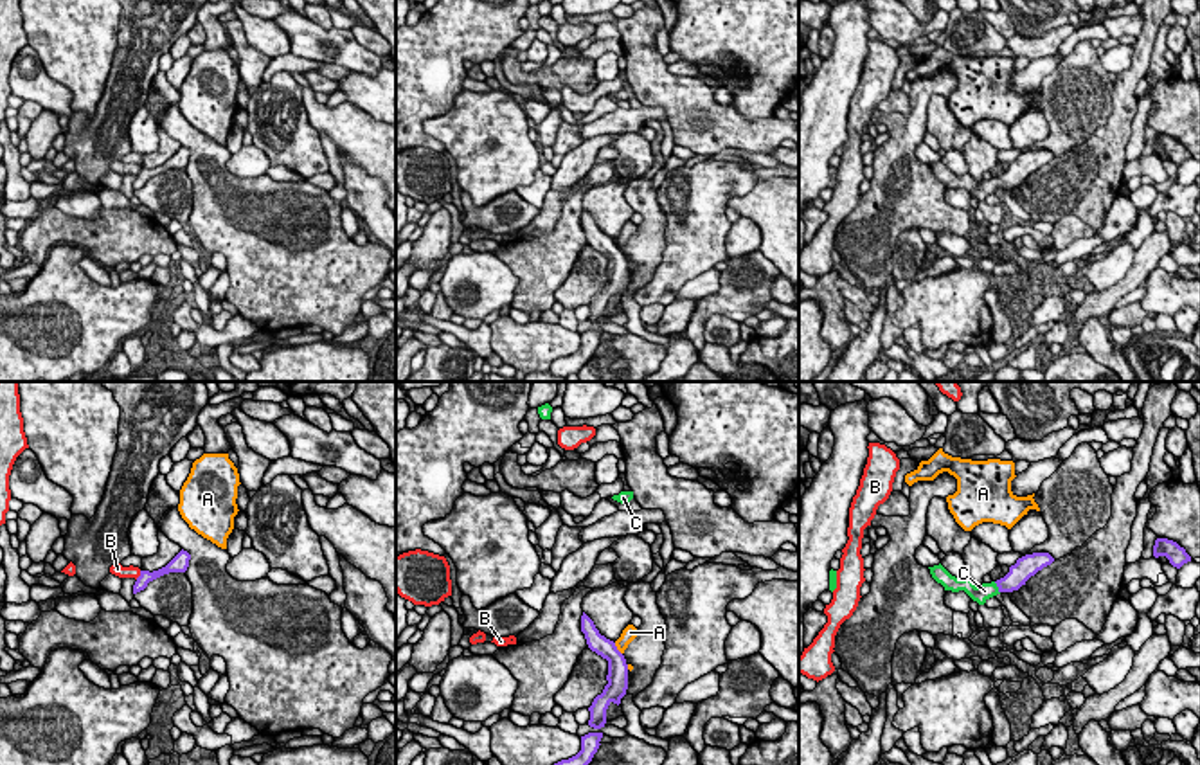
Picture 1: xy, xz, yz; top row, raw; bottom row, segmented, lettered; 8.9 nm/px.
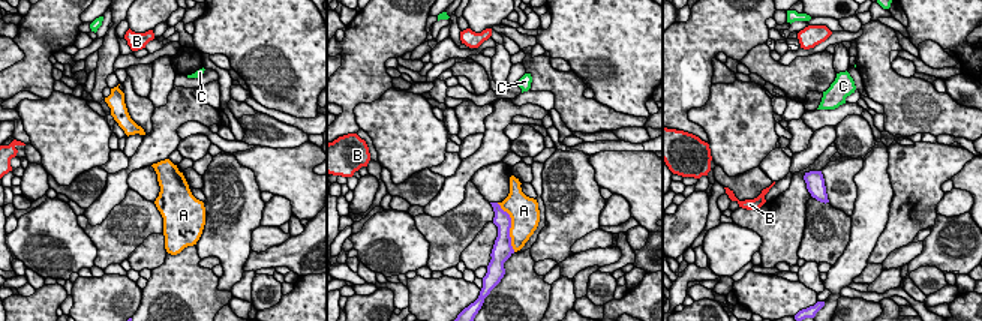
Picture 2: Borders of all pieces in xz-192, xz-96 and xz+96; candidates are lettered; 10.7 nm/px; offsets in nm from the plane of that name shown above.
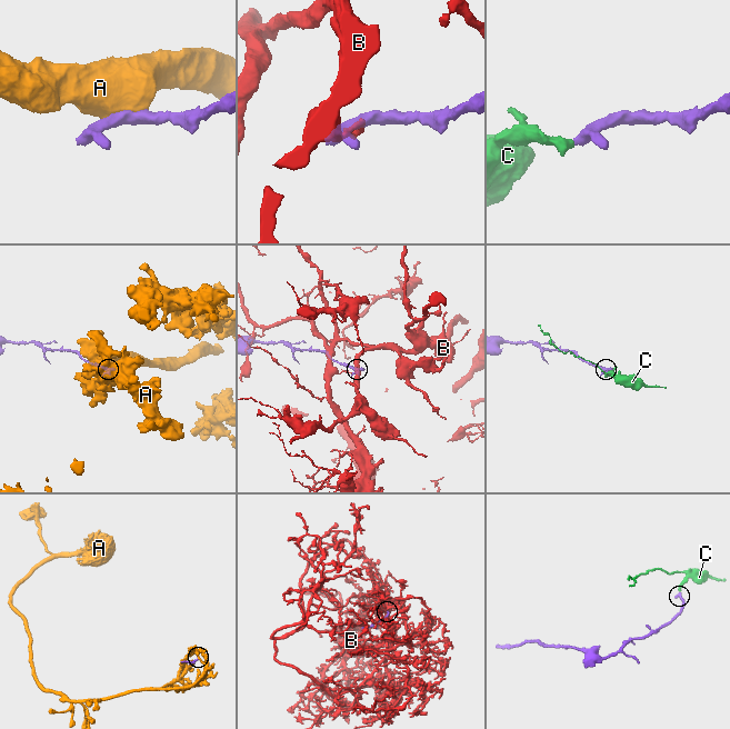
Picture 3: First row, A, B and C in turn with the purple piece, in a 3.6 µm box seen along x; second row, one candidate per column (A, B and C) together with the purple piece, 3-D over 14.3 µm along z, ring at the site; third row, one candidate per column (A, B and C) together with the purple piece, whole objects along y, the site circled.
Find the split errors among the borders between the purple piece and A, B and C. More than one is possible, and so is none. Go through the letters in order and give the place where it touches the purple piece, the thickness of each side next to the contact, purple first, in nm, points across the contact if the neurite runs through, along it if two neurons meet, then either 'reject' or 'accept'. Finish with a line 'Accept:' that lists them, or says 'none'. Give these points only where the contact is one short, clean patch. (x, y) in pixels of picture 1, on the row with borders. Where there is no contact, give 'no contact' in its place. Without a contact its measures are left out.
A: contact xz (616, 648); calibres 190 and 130 nm; reject
B: contact xy (141, 575); calibres 120 and 120 nm; border xy (141, 571), (135, 578); reject
C: contact yz (997, 585); calibres 190 and 140 nm; way yz (1019, 573), (1008, 584), (997, 585), (985, 591); accept
Accept: C

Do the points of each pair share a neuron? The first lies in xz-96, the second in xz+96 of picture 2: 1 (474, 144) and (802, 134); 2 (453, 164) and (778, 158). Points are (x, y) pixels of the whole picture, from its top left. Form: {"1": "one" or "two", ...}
{"1": "two", "2": "one"}

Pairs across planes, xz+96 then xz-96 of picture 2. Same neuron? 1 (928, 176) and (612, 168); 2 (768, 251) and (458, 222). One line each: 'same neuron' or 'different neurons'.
1: different neurons
2: same neuron

